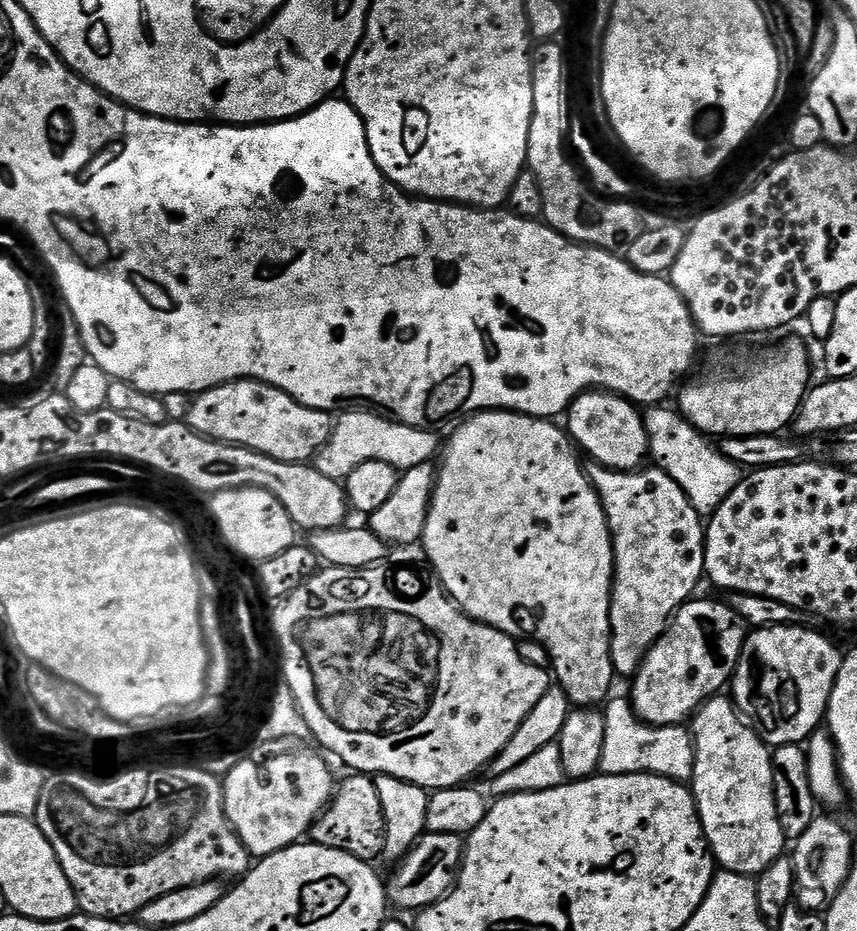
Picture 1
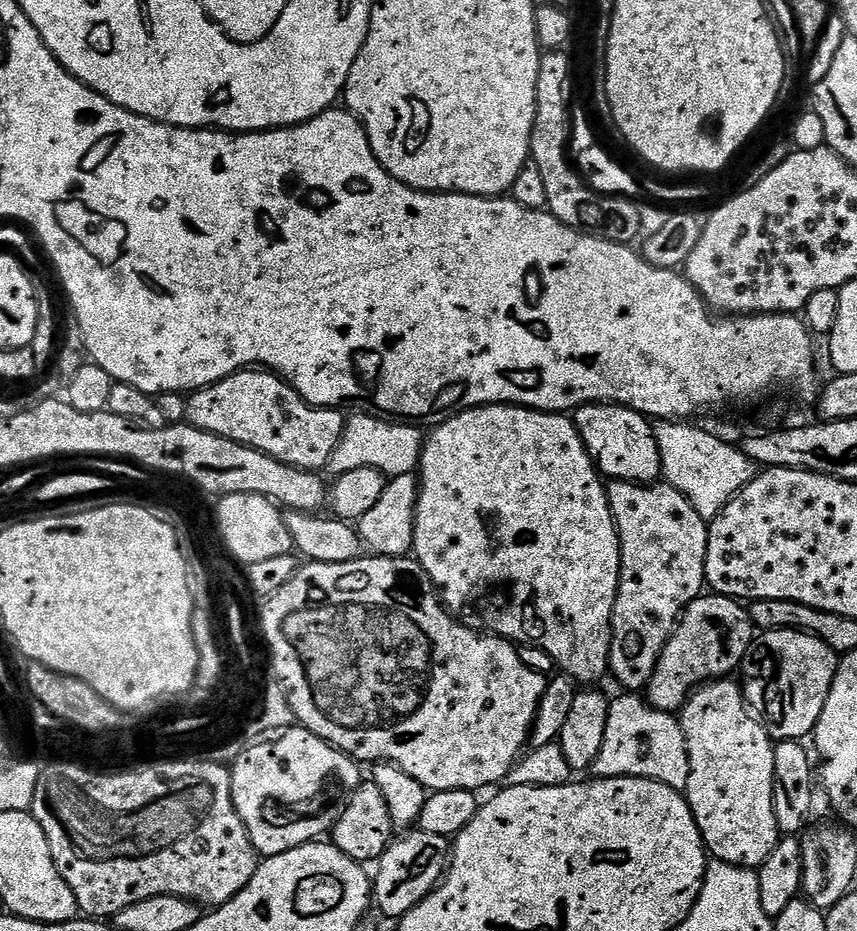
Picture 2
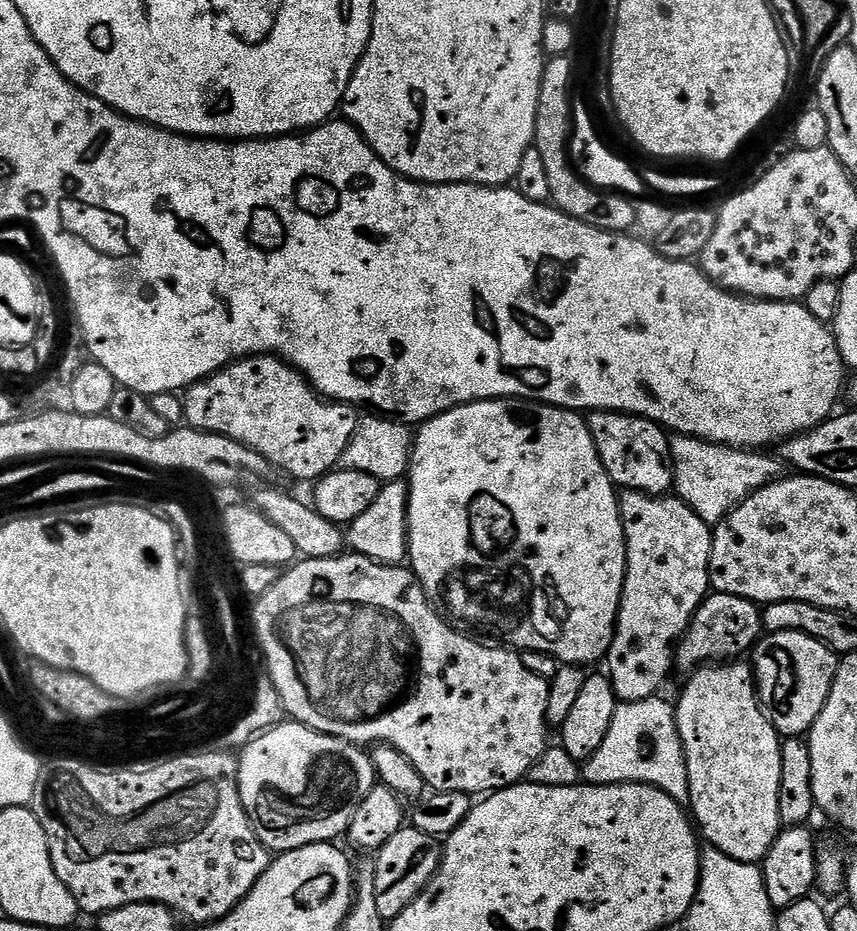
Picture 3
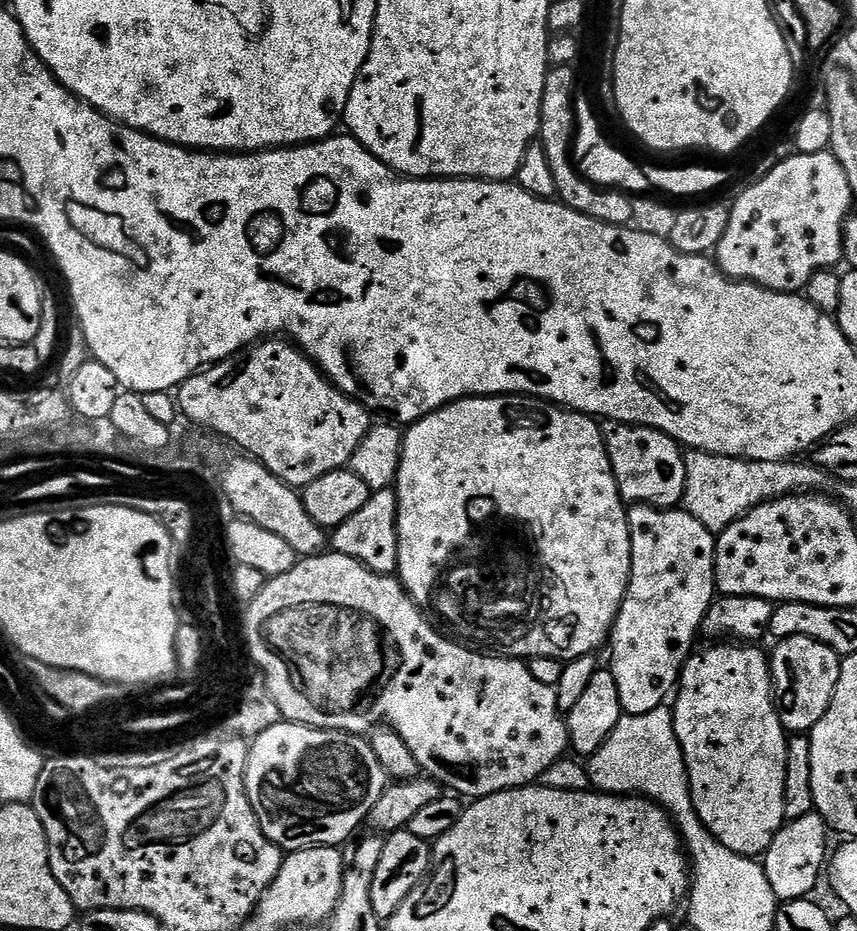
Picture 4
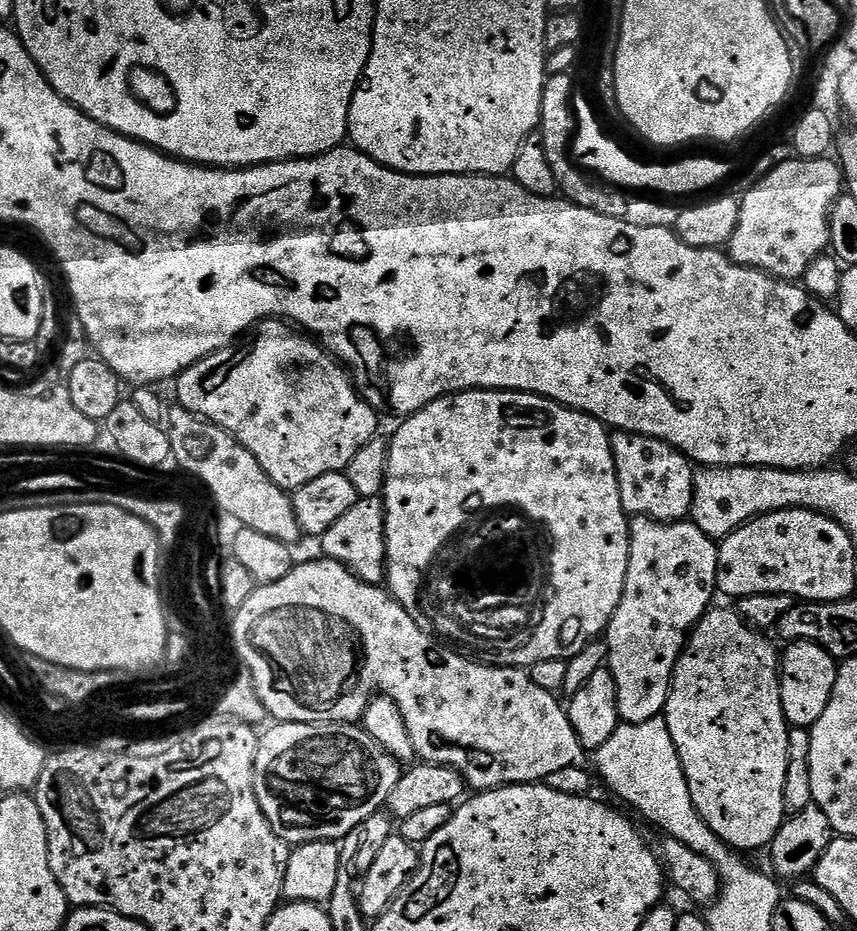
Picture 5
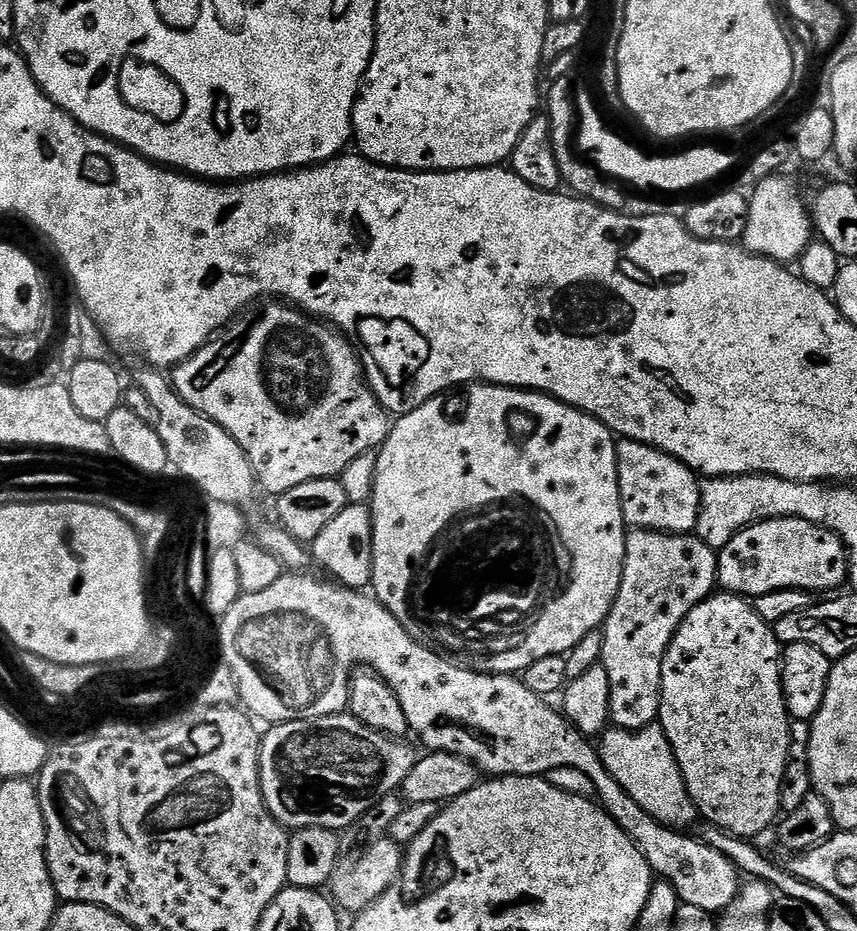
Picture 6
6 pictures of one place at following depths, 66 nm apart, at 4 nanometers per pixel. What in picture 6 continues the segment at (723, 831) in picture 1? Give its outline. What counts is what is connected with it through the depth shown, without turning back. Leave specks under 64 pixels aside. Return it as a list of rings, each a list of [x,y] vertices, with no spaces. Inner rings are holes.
[[[720,590],[706,597],[701,604],[694,606],[694,610],[690,610],[690,614],[686,614],[682,626],[678,626],[662,664],[658,723],[674,750],[676,761],[682,770],[682,778],[686,782],[686,790],[693,802],[696,803],[697,813],[707,823],[718,826],[724,832],[729,832],[731,836],[741,838],[756,838],[752,836],[766,831],[772,823],[772,827],[777,823],[778,817],[781,815],[780,791],[782,790],[782,778],[788,761],[788,747],[792,741],[792,726],[788,715],[788,701],[784,699],[782,645],[776,636],[773,625],[766,623],[760,617],[756,605],[751,599]]]

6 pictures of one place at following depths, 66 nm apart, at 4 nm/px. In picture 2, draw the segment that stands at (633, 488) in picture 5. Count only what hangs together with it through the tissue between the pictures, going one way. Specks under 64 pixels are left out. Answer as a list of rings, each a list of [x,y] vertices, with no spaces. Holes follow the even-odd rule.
[[[584,404],[575,409],[574,423],[597,469],[609,481],[654,484],[661,479],[656,430],[649,417],[624,404]]]

